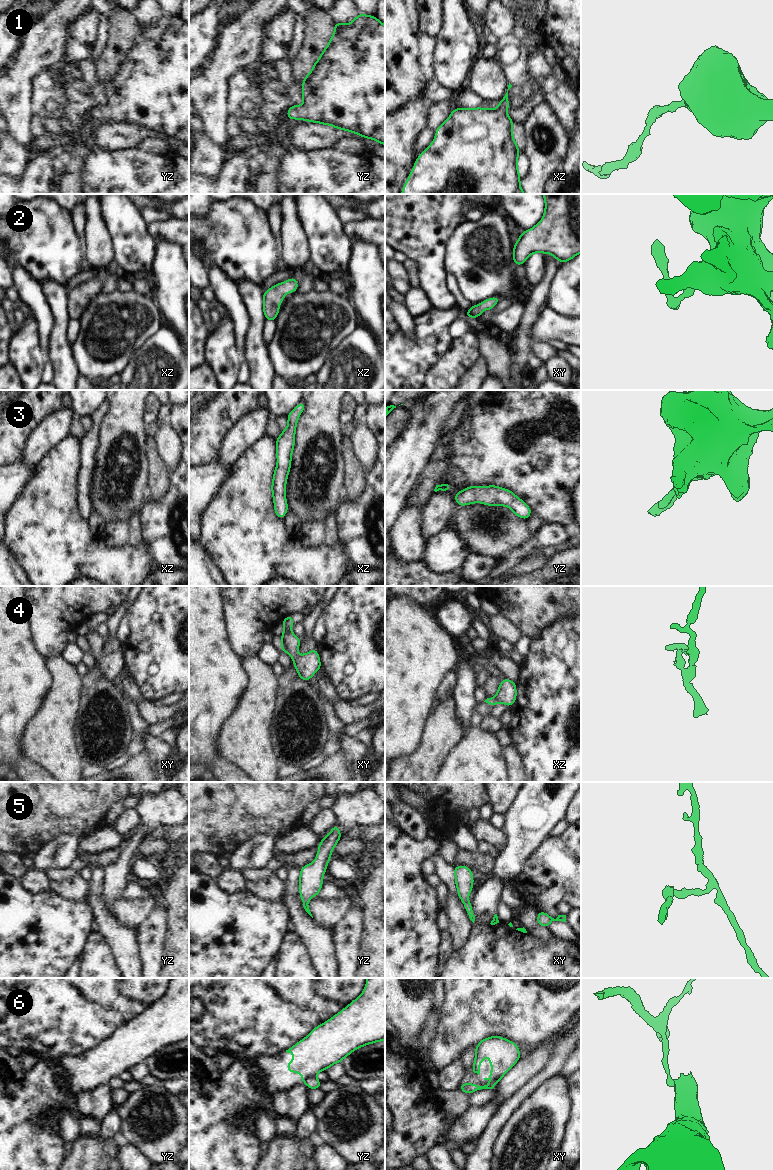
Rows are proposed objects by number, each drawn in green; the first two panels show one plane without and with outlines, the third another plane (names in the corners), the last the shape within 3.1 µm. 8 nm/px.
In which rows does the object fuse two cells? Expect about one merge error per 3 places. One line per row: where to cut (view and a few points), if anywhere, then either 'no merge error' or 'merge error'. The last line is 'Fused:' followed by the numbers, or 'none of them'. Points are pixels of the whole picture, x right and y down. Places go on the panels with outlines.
1: cut none; no merge error
2: cut none; no merge error
3: cut none; no merge error
4: cut none; no merge error
5: cut none; no merge error
6: cut yz (315, 1076), (309, 1077), (305, 1082); merge error
Fused: 6

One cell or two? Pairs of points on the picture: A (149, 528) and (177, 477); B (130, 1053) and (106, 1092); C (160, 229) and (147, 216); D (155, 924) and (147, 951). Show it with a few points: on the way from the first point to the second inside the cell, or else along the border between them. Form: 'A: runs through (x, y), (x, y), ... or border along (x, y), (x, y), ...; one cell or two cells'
A: runs through (162, 515), (177, 495), (177, 490); one cell
B: border along (109, 1082), (87, 1090); two cells
C: border along (171, 217), (165, 220), (156, 220), (147, 225); two cells
D: runs through (153, 931), (153, 941), (150, 944); one cell

